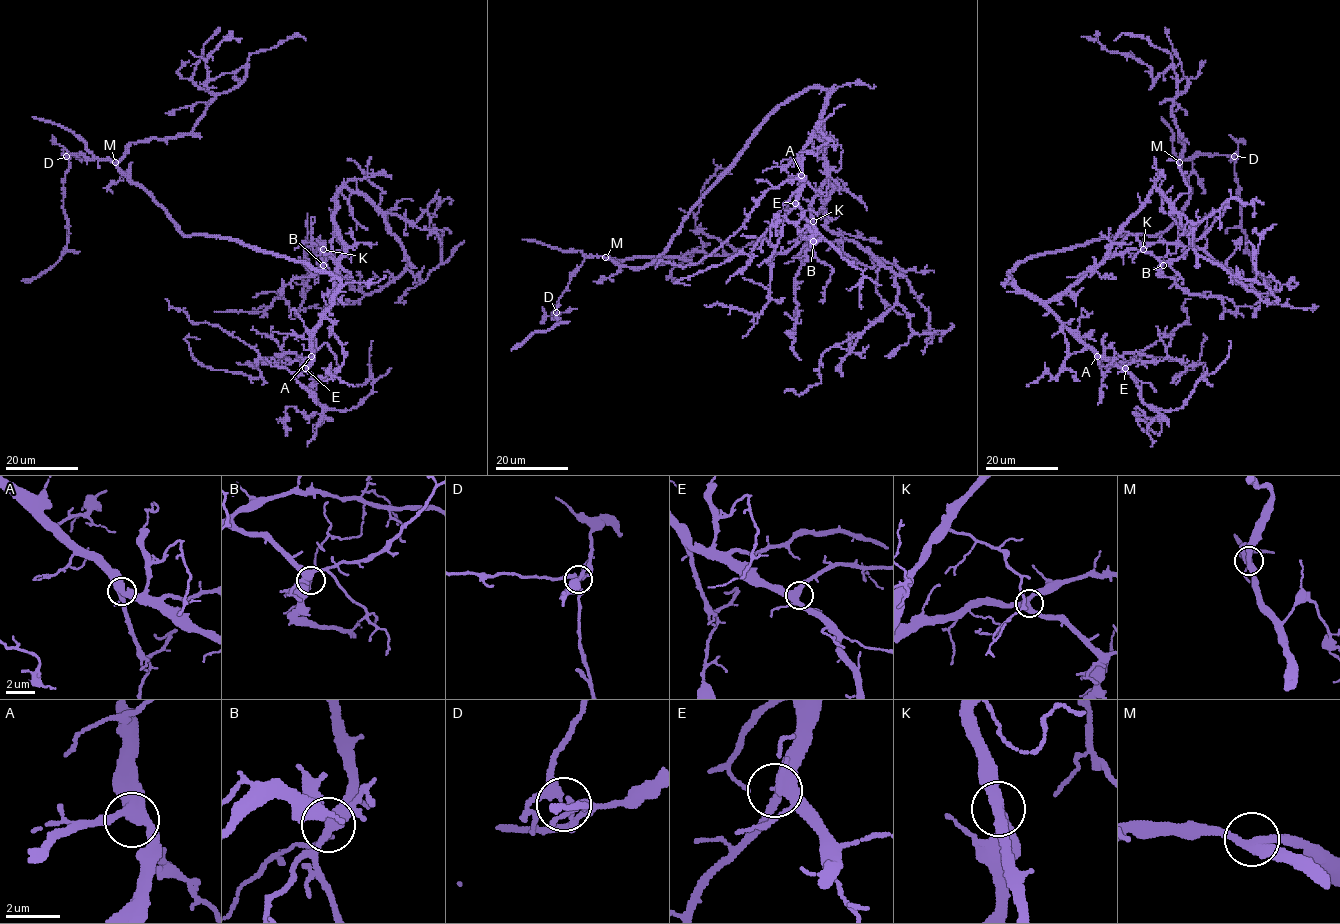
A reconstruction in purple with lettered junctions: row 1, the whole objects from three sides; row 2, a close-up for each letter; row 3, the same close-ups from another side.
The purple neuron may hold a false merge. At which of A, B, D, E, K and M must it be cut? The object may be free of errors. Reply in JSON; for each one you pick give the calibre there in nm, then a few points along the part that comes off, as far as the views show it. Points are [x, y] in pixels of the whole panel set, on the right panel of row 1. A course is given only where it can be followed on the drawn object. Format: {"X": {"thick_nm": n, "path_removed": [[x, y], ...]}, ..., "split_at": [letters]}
{"D": {"thick_nm": 240, "path_removed": [[1235, 155], [1241, 229], [1246, 236], [1246, 251], [1254, 271], [1272, 281]]}, "split_at": ["D"]}

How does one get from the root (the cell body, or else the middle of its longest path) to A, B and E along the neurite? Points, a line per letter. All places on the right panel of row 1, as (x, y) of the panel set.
A: (1036, 255), (1022, 260), (1010, 276), (1019, 288), (1038, 298), (1097, 356)
B: (1036, 255), (1022, 260), (1010, 276), (1042, 301), (1059, 297), (1090, 270), (1130, 249), (1151, 253), (1163, 265)
E: (1036, 255), (1022, 260), (1010, 273), (1015, 285), (1038, 298), (1100, 356), (1125, 368)

